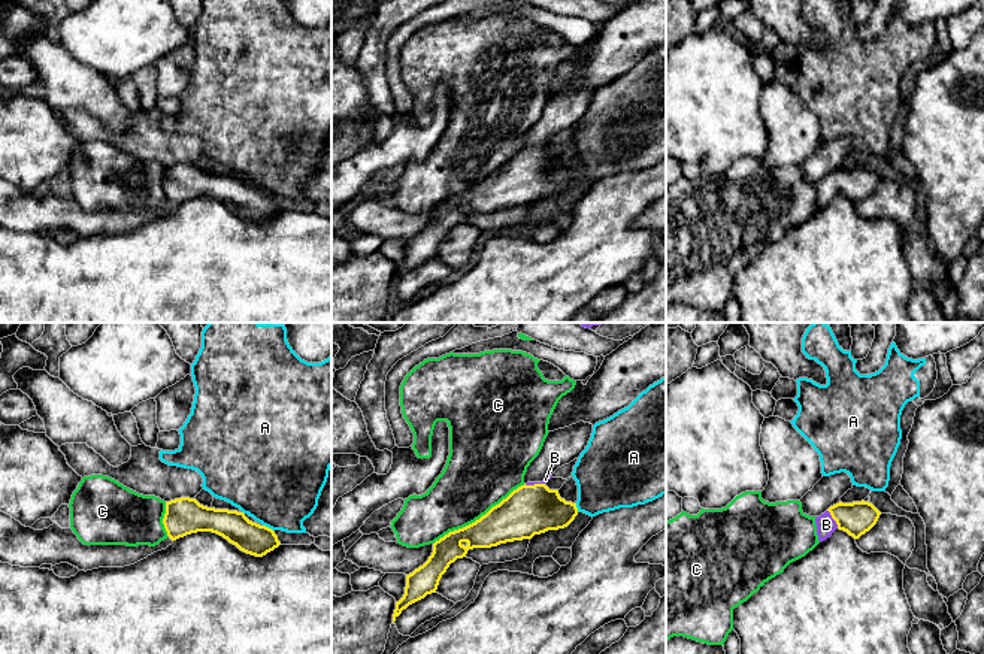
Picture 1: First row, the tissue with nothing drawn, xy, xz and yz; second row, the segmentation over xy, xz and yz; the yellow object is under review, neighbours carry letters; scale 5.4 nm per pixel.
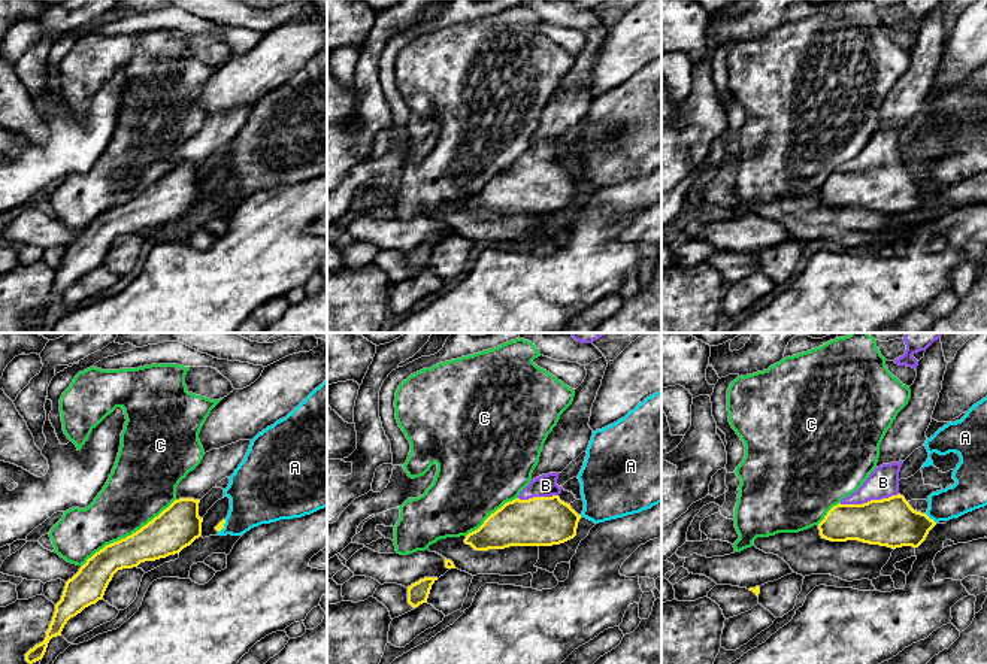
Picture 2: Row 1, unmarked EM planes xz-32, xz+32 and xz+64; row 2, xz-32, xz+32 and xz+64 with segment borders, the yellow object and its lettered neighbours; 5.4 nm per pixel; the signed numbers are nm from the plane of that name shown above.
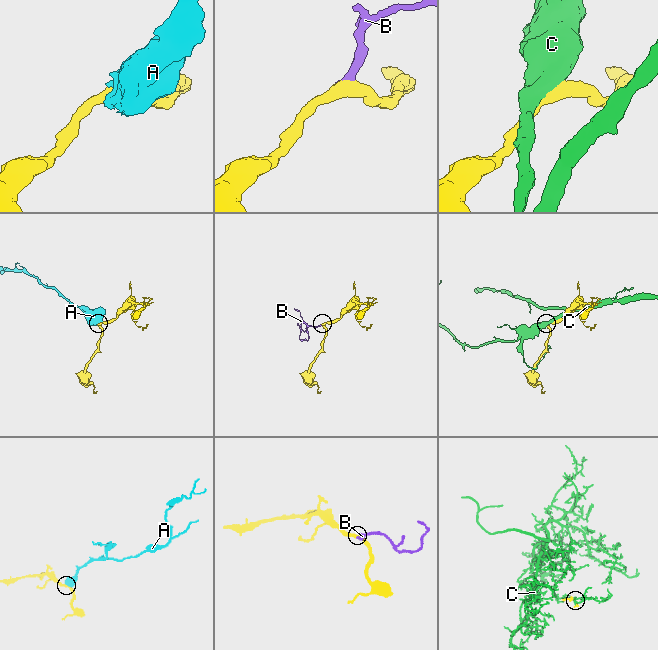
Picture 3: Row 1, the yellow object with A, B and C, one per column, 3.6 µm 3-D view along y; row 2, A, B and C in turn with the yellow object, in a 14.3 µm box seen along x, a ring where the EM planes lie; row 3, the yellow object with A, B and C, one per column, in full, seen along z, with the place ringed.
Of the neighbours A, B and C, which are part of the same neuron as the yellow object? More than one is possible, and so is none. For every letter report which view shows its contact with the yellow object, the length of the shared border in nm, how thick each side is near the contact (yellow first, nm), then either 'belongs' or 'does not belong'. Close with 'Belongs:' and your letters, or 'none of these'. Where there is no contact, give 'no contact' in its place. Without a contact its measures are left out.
A: meets yellow in xy; contact 70 nm long; 170 nm thick on the yellow side, 460 nm on the other; does not belong
B: meets yellow in yz; contact 120 nm long; 180 nm thick on the yellow side, 100 nm on the other; belongs
C: meets yellow in xz; contact 600 nm long; 260 nm thick on the yellow side, 380 nm on the other; does not belong
Belongs: B

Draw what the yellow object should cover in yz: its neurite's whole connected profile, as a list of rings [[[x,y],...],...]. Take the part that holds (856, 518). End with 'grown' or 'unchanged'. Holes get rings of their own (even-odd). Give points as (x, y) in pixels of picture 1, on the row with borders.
[[[839,502],[815,518],[818,541],[826,541],[836,529],[859,539],[876,524],[879,515],[881,512],[869,502]]] | grown

